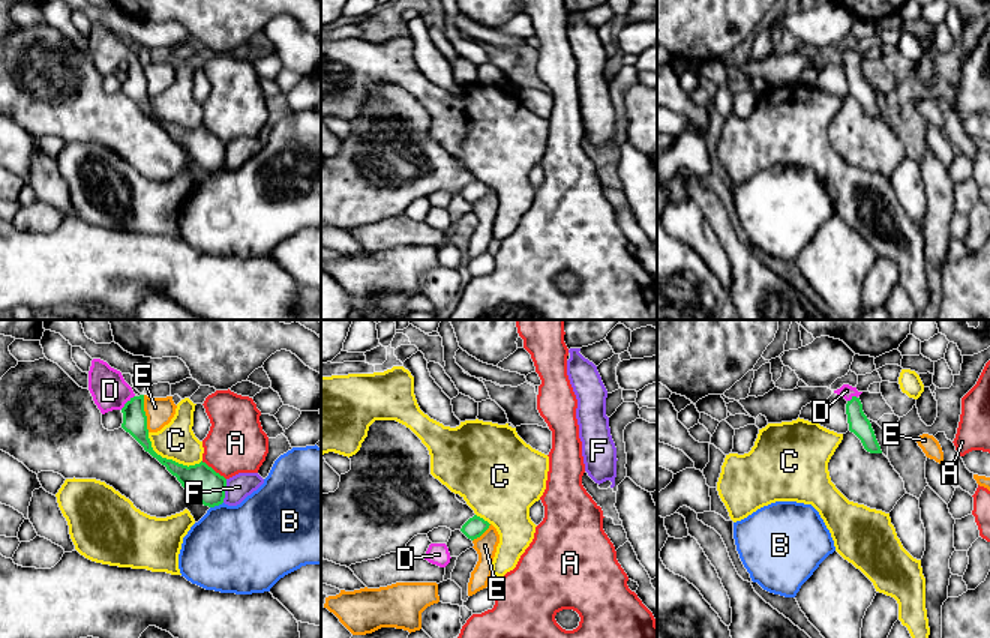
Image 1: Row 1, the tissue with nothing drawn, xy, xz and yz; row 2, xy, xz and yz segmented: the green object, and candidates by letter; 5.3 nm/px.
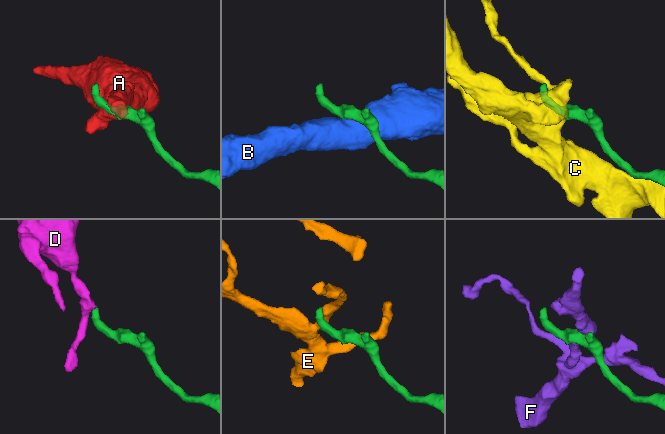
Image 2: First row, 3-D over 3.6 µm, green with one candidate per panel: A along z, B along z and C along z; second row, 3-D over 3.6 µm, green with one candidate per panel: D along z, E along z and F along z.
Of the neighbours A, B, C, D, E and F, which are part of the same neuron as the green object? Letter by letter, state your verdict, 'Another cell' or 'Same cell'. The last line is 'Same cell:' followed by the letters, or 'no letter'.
A: Another cell
B: Another cell
C: Another cell
D: Same cell
E: Another cell
F: Another cell
Same cell: D

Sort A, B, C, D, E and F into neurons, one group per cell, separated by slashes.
A / B / C / D / E / F

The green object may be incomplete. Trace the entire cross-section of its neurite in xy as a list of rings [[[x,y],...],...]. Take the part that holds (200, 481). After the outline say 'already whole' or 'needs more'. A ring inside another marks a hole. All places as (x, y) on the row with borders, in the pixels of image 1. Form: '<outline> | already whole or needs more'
[[[93,359],[88,371],[88,390],[102,414],[120,410],[122,428],[129,432],[153,458],[177,477],[182,486],[204,506],[214,507],[224,503],[226,479],[206,462],[183,465],[158,455],[148,438],[144,395],[136,396],[120,371],[100,359]]] | needs more

